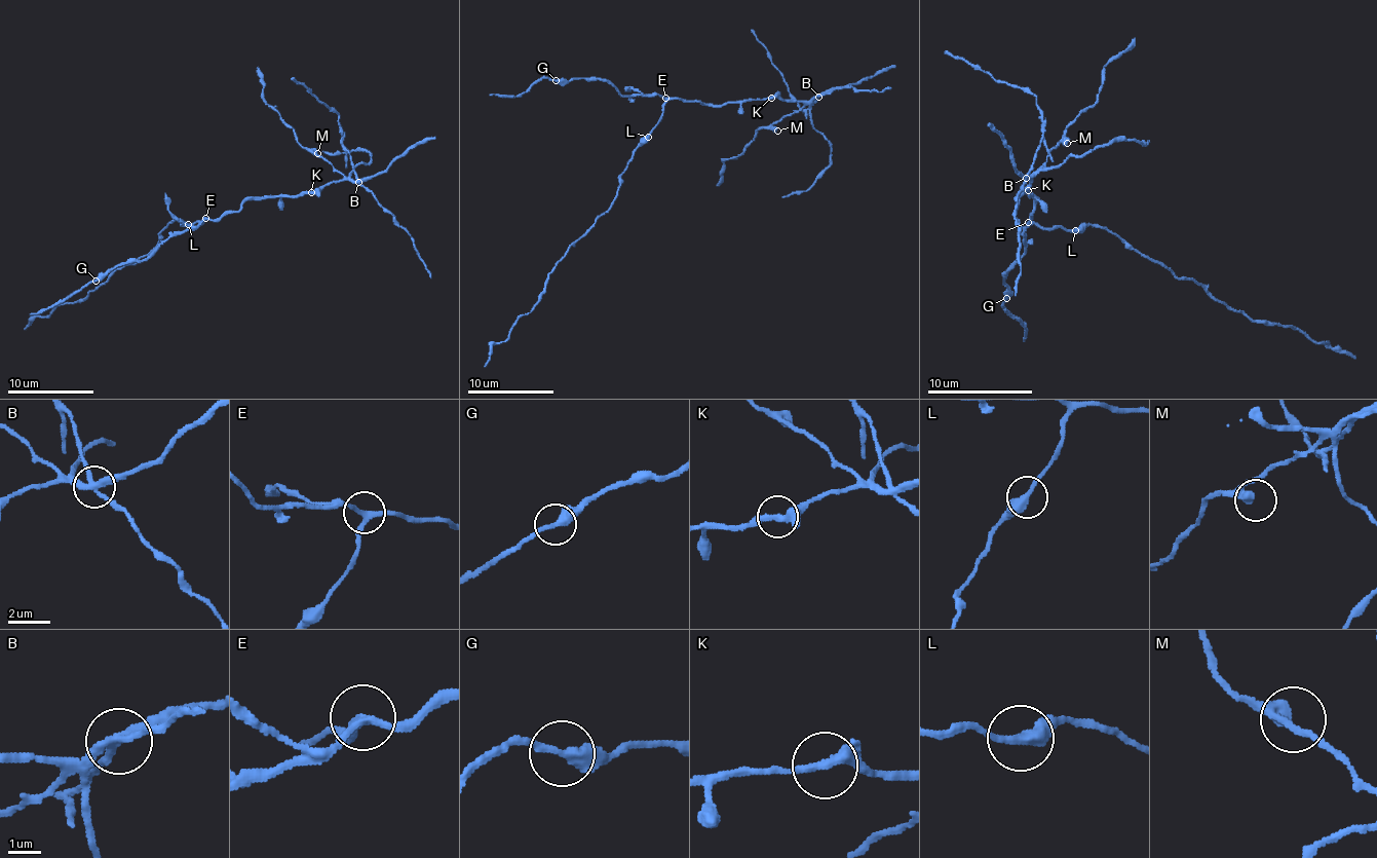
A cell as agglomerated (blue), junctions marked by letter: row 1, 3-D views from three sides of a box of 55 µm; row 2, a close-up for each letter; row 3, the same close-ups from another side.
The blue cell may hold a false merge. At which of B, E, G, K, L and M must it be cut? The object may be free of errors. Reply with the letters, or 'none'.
B

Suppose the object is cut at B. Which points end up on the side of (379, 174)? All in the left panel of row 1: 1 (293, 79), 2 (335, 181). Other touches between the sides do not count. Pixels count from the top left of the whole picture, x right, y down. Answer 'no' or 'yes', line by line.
1: no
2: yes

